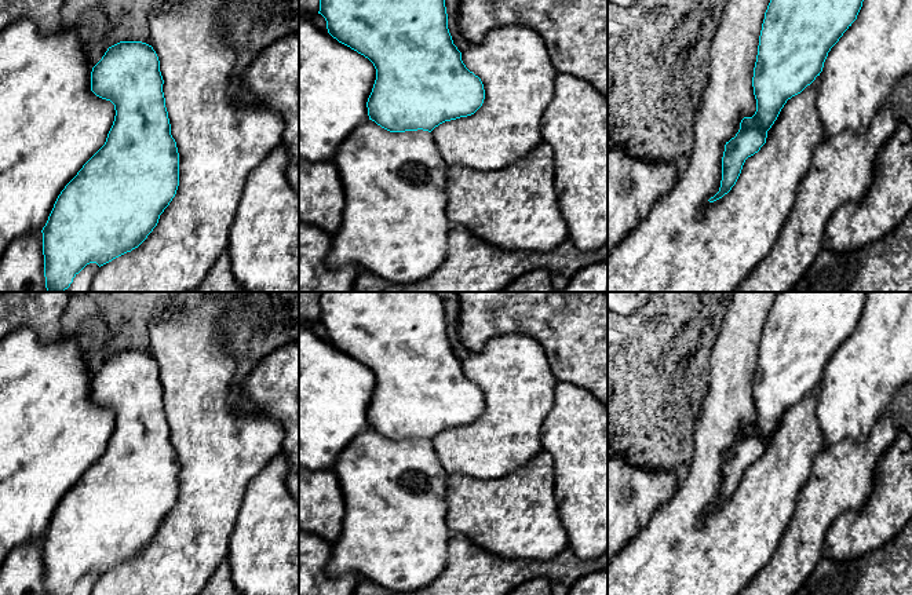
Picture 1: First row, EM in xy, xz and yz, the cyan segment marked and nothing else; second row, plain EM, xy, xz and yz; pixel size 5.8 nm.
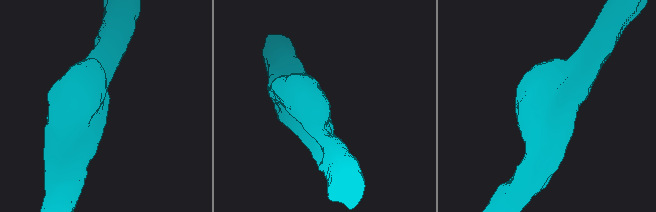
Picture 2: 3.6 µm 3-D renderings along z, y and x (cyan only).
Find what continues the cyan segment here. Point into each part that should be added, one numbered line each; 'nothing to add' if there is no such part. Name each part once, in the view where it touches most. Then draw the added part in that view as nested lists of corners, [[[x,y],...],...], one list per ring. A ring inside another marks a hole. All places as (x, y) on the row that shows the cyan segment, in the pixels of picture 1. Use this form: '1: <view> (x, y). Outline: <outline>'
nothing to add

